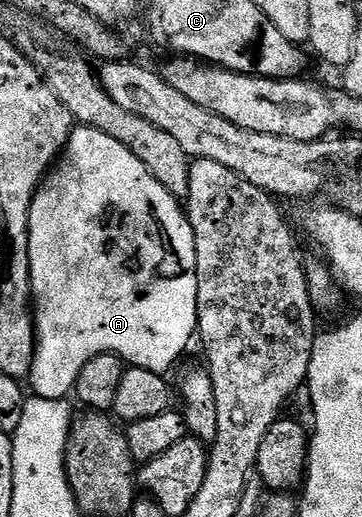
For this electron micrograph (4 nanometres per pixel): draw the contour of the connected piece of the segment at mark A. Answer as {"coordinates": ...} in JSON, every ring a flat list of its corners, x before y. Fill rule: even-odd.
{"coordinates":[[83,126,73,127,68,145,60,153,54,167,44,177,44,182,36,192,30,206,30,222,28,223,28,249,30,250,30,278,32,279,32,302,36,322,36,353,32,363,30,377,31,391,42,398,62,400,73,395,78,374,82,374,82,366,90,362,90,358,98,358,98,354,112,352,124,359,125,365,142,370,150,370,161,374,168,371,180,360,180,355,191,346,198,332,198,266,194,250,194,230,188,221,188,213,181,201,158,182,134,158,132,151,122,142,114,142,110,134,102,134,102,130,94,130]]}

